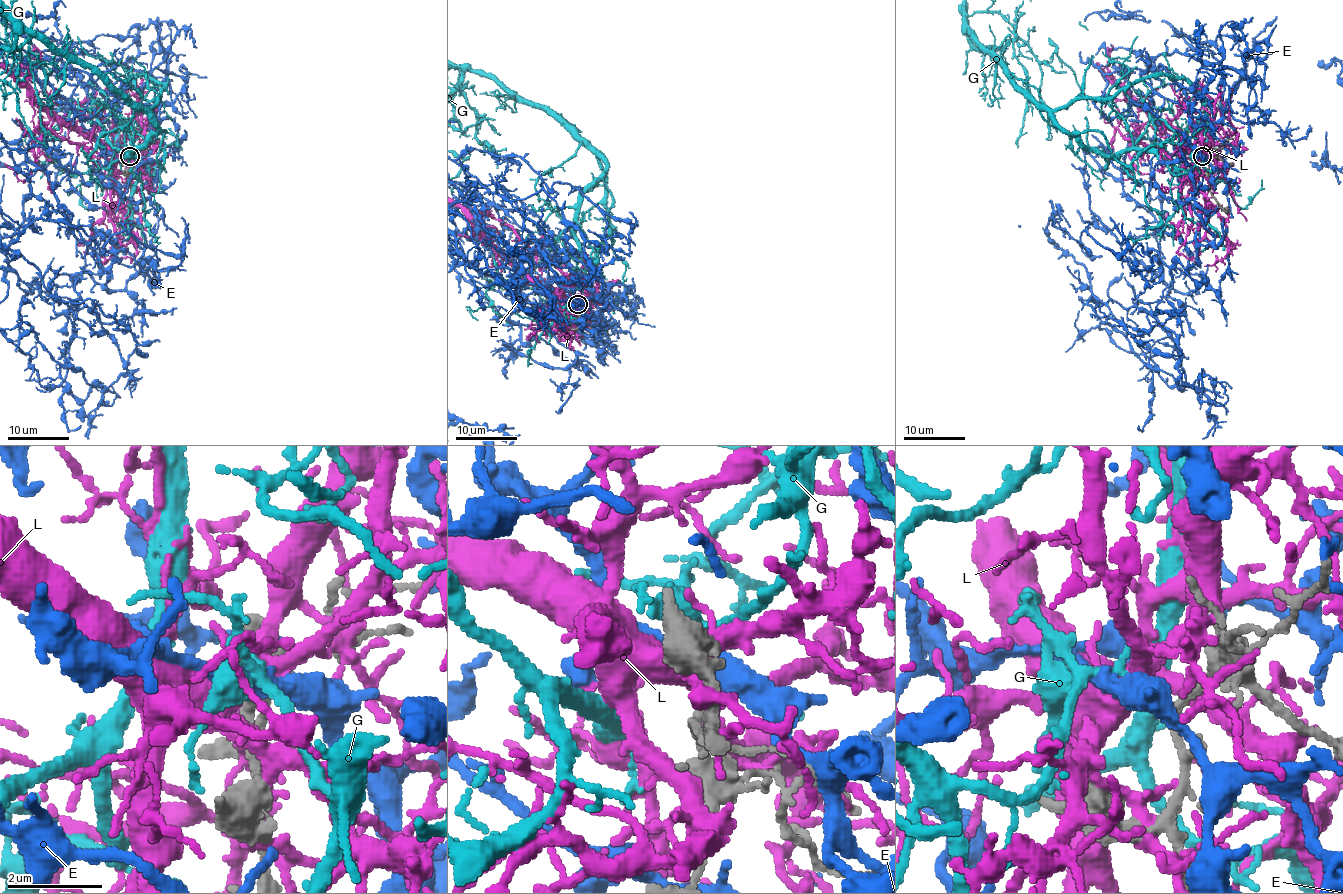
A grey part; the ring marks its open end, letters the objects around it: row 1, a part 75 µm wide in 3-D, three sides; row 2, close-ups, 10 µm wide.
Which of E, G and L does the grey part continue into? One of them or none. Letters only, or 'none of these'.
none of these

